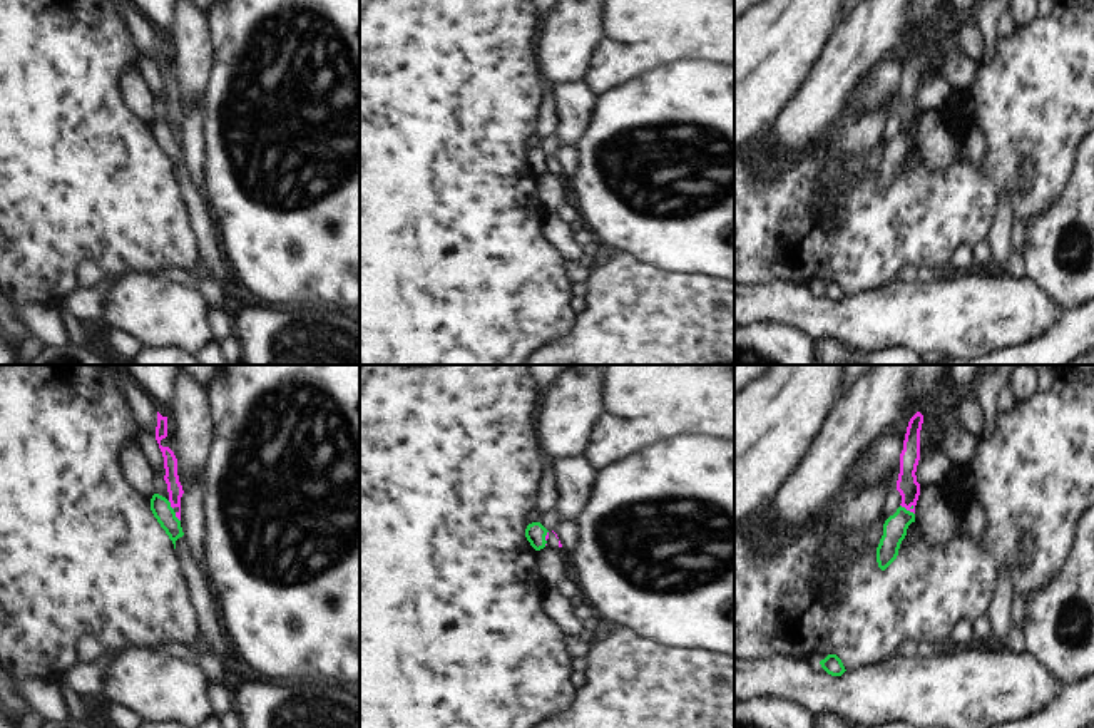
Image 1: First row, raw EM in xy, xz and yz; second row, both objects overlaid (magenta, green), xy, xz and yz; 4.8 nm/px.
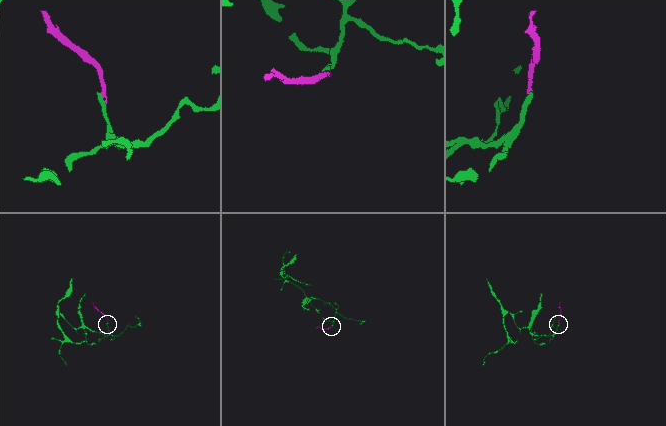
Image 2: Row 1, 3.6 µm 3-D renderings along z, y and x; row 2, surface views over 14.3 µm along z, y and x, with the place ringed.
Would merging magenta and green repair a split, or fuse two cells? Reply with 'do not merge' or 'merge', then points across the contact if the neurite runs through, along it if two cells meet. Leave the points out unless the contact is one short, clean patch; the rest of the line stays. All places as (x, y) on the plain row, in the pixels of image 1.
do not merge; border yz (900, 129), (914, 139)

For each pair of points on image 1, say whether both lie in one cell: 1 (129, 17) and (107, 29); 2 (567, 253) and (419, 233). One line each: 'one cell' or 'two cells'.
1: two cells
2: two cells

